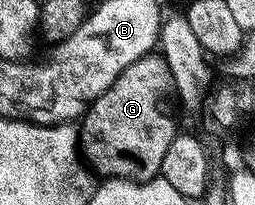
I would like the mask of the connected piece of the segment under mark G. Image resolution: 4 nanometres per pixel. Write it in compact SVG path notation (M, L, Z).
M151 53L140 57L140 61L132 61L132 65L92 101L80 120L80 155L89 170L102 177L133 179L136 183L159 178L164 152L180 131L173 117L165 111L166 94L171 91L170 70L161 54Z

